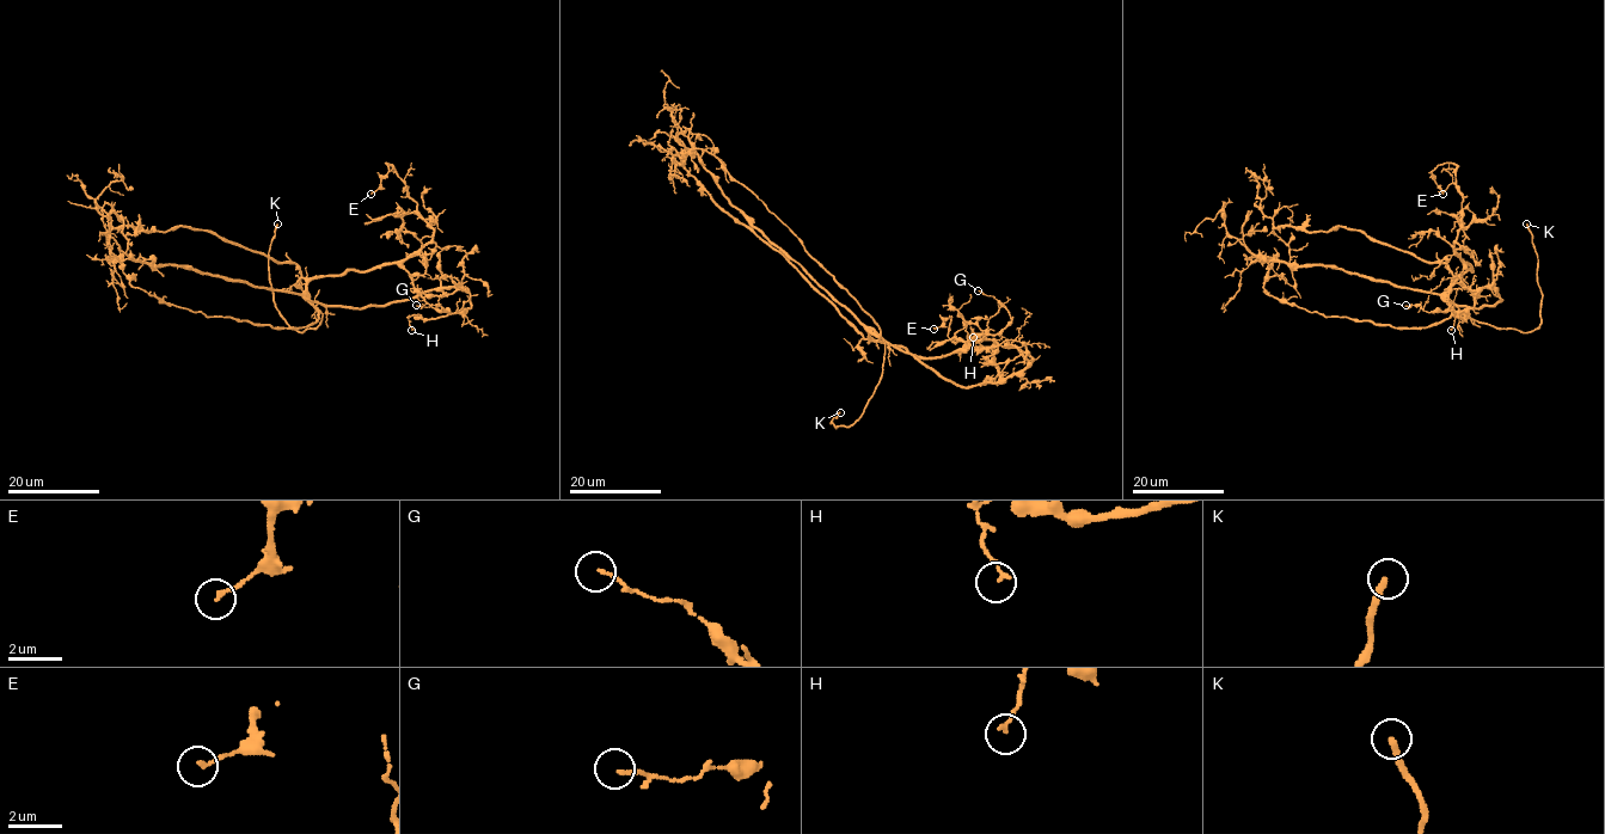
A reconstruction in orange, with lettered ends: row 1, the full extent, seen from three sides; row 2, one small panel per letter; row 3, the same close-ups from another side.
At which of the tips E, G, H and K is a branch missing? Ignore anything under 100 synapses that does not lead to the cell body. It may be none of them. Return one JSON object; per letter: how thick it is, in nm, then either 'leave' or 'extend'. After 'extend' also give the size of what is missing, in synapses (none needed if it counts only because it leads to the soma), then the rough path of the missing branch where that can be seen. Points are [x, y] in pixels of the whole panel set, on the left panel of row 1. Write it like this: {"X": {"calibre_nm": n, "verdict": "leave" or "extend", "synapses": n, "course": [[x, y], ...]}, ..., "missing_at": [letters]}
{"E": {"calibre_nm": 150, "verdict": "leave"}, "G": {"calibre_nm": 120, "verdict": "leave"}, "H": {"calibre_nm": 130, "verdict": "leave"}, "K": {"calibre_nm": 240, "verdict": "extend", "course": [[277, 224], [293, 198], [291, 186]]}, "missing_at": ["K"]}

